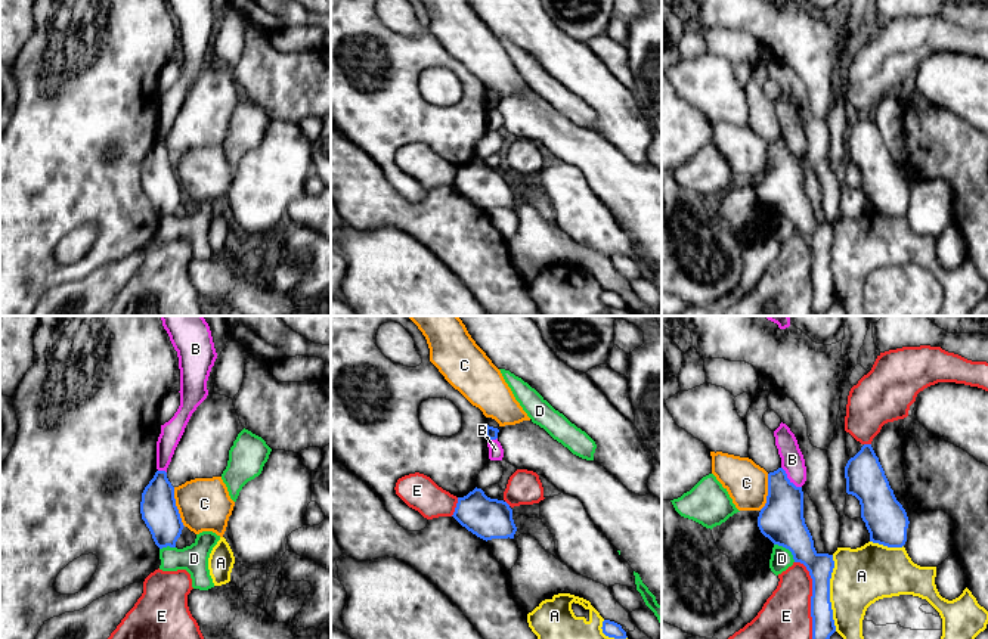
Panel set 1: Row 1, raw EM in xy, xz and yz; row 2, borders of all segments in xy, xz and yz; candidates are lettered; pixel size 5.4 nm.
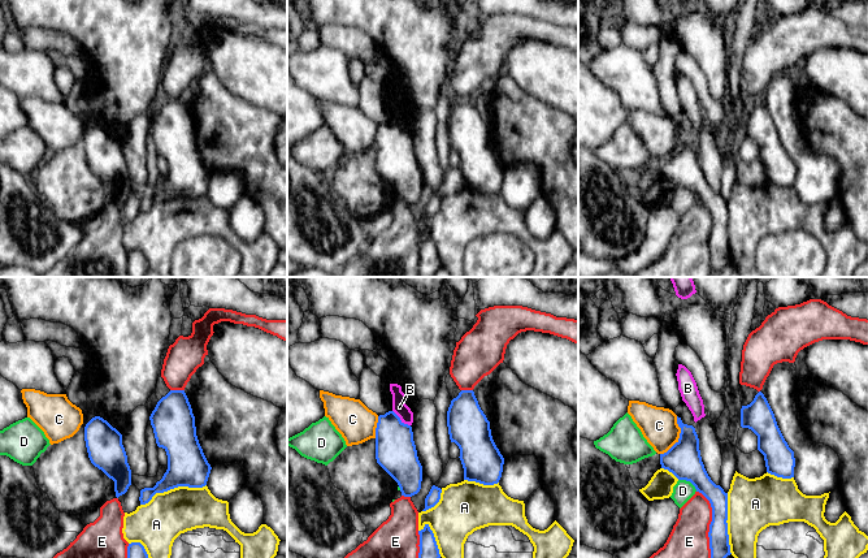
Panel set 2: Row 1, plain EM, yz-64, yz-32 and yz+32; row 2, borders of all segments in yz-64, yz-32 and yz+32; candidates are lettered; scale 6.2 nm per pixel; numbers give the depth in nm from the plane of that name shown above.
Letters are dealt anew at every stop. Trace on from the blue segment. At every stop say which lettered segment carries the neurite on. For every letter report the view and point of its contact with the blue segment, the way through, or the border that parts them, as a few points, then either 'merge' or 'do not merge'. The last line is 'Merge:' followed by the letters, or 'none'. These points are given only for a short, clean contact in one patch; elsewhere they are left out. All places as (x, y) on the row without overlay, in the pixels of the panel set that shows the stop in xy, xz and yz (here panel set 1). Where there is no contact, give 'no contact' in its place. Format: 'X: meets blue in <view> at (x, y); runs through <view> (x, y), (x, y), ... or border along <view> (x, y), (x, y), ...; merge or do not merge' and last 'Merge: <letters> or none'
A: meets blue in yz at (829, 263); do not merge
B: meets blue in yz at (787, 148); border along yz (781, 136), (786, 145), (801, 157); do not merge
C: meets blue in xy at (176, 176); border along xy (173, 157), (176, 177), (185, 195); do not merge
D: meets blue in yz at (787, 217); do not merge
E: meets blue in yz at (811, 270); do not merge
Merge: none

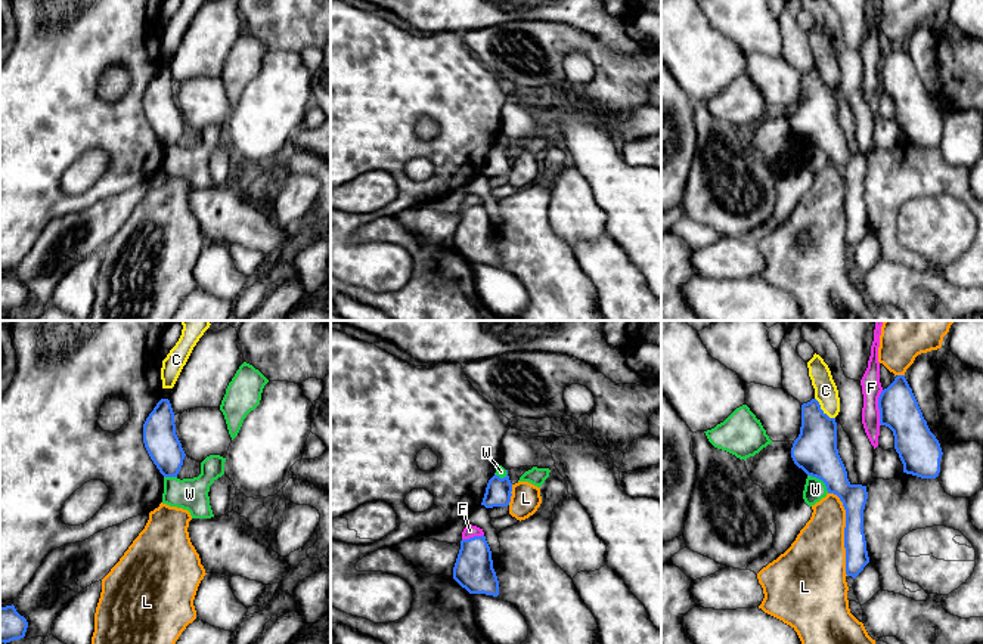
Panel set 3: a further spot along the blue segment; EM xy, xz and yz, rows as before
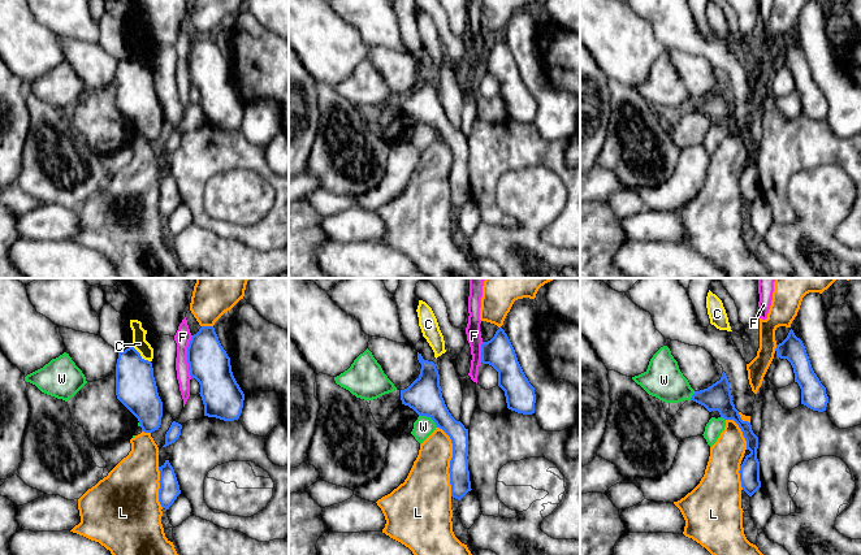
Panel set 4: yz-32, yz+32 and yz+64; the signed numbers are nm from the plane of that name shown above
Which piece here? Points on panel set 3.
C: meets blue in yz at (821, 79); border along yz (815, 67), (819, 76), (834, 87); do not merge
F: meets blue in yz at (878, 77); do not merge
L: meets blue in yz at (844, 201); do not merge
W: meets blue in yz at (821, 148); do not merge
Merge: none

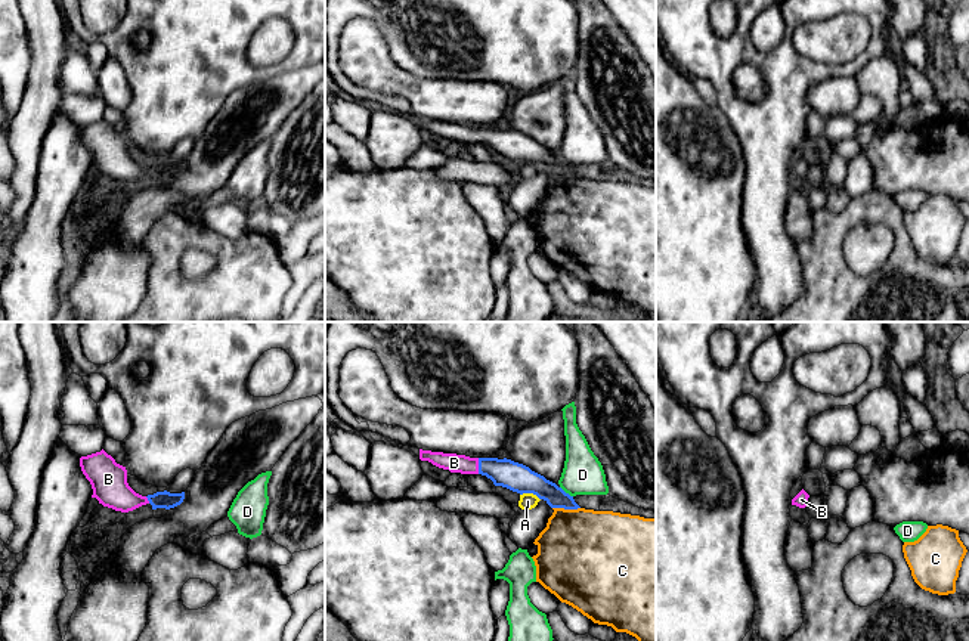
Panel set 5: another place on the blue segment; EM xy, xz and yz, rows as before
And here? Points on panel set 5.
A: meets blue in xz at (531, 161); do not merge
B: meets blue in xz at (479, 135); runs through xz (517, 146), (479, 135), (454, 132); merge
C: meets blue in xz at (566, 177); do not merge
D: meets blue in xz at (565, 161); do not merge
Merge: B

